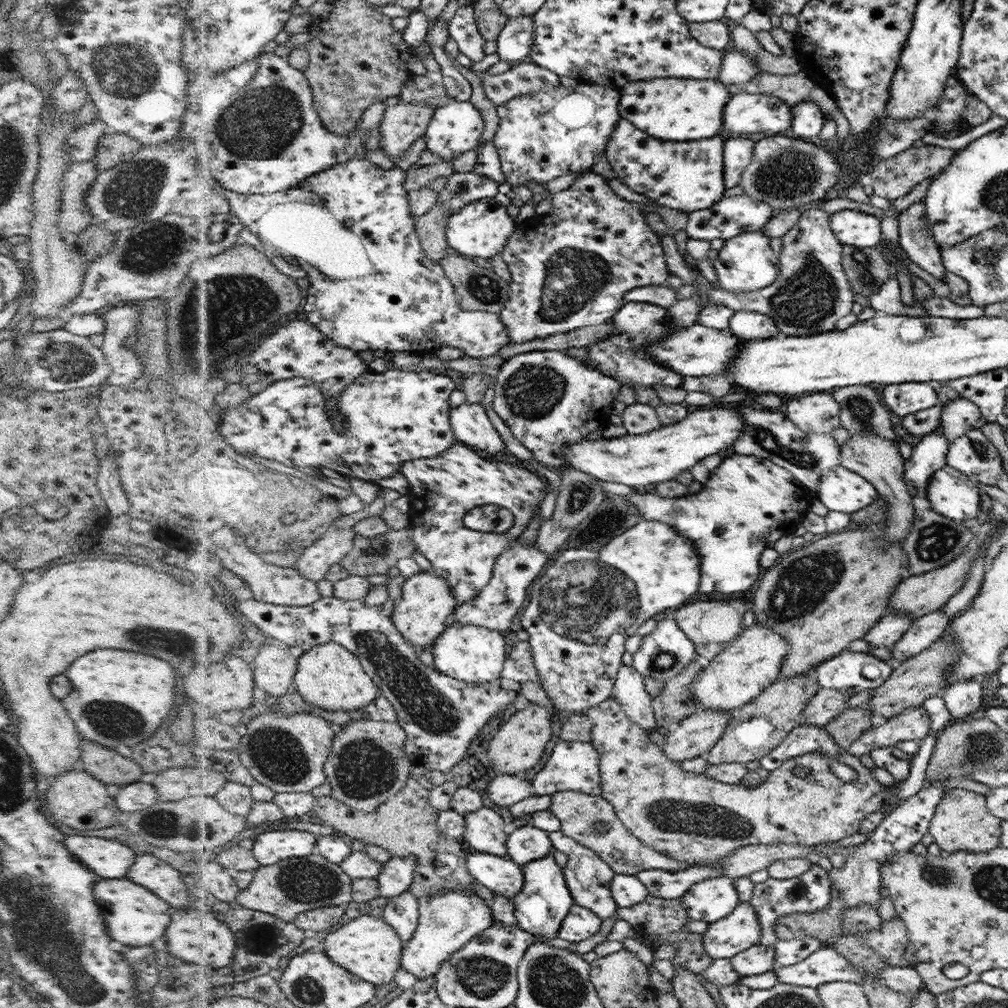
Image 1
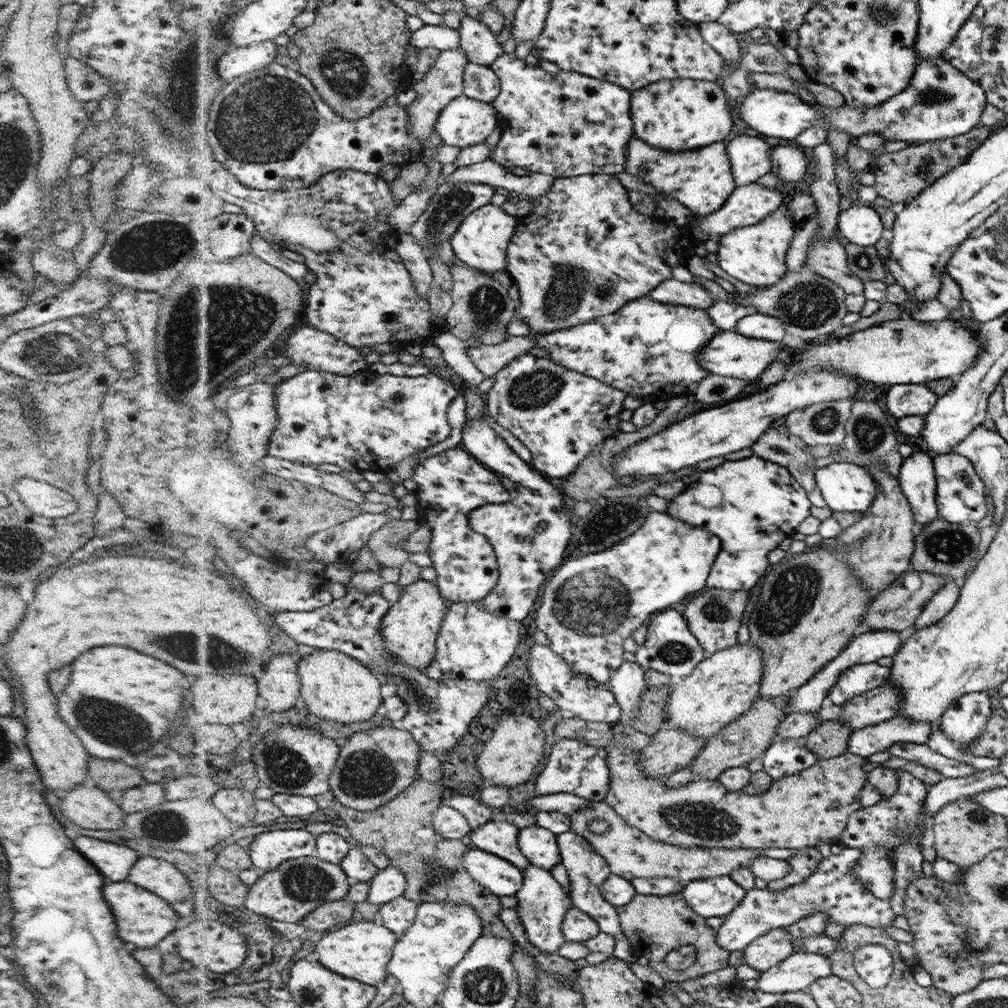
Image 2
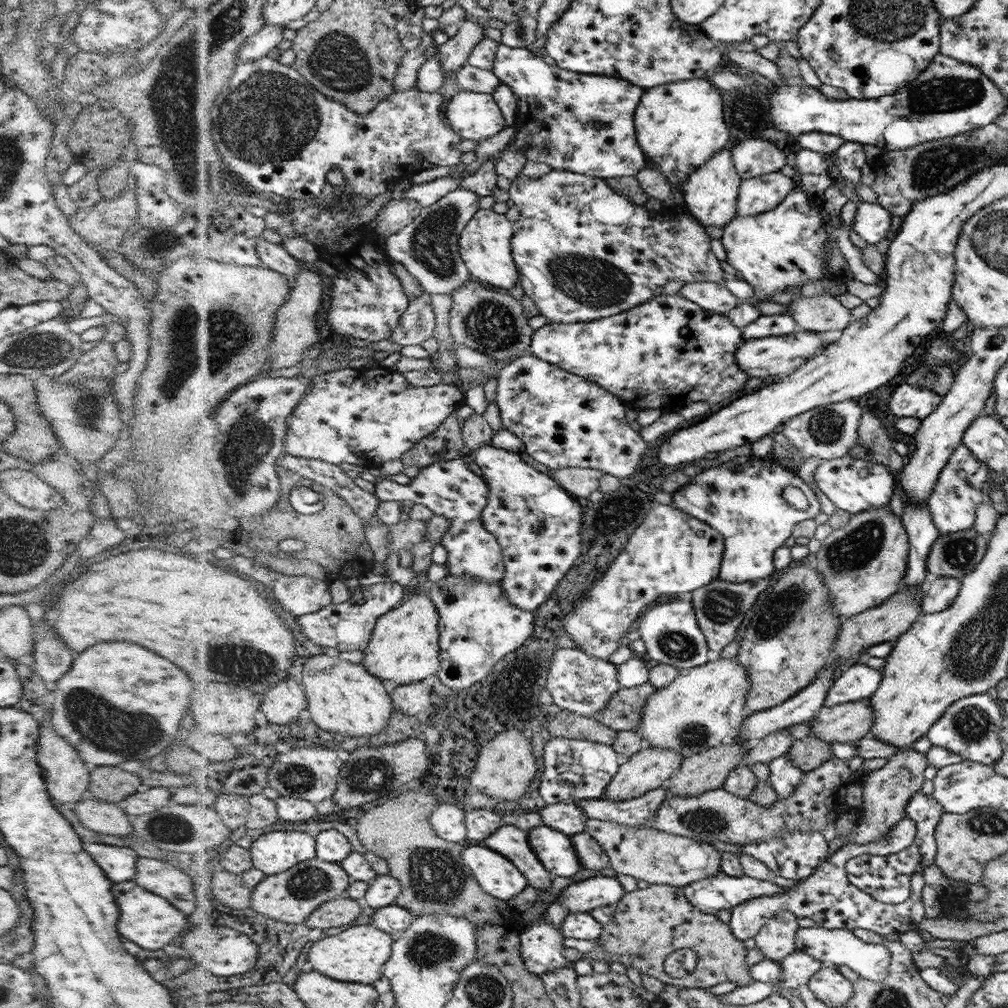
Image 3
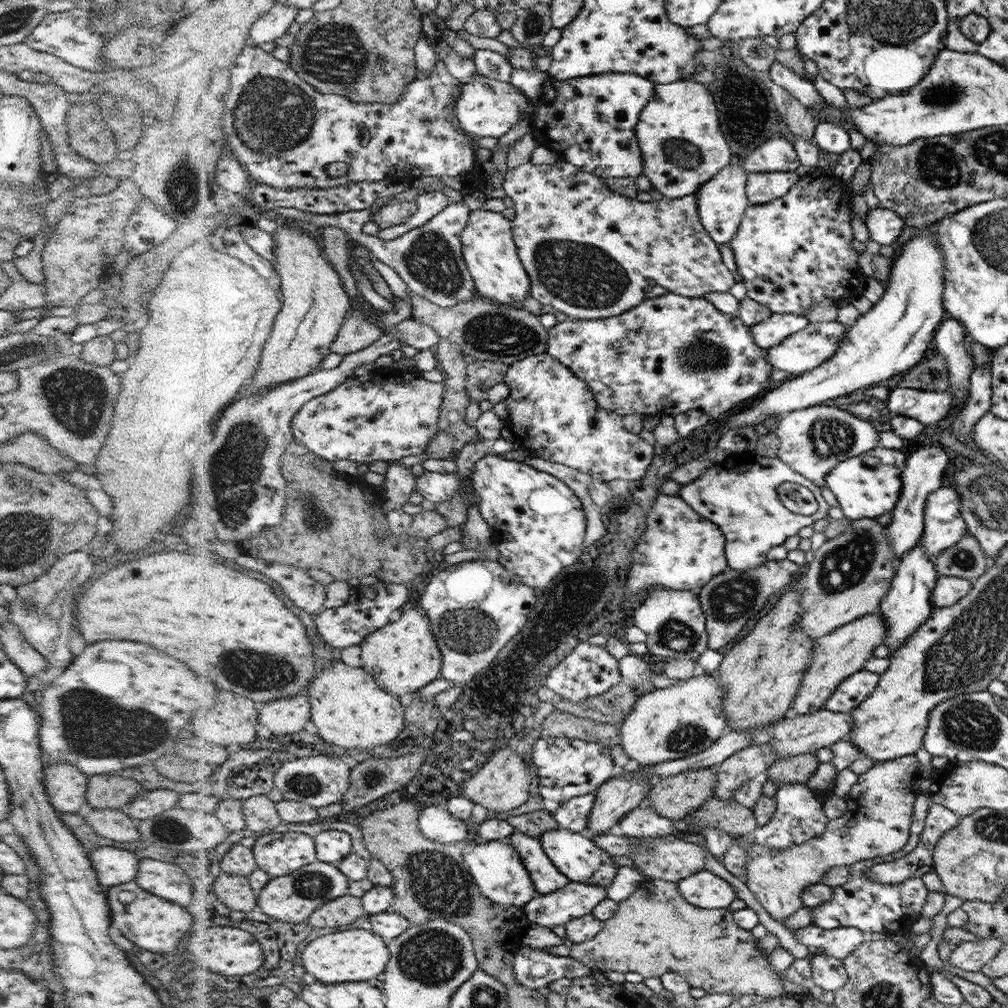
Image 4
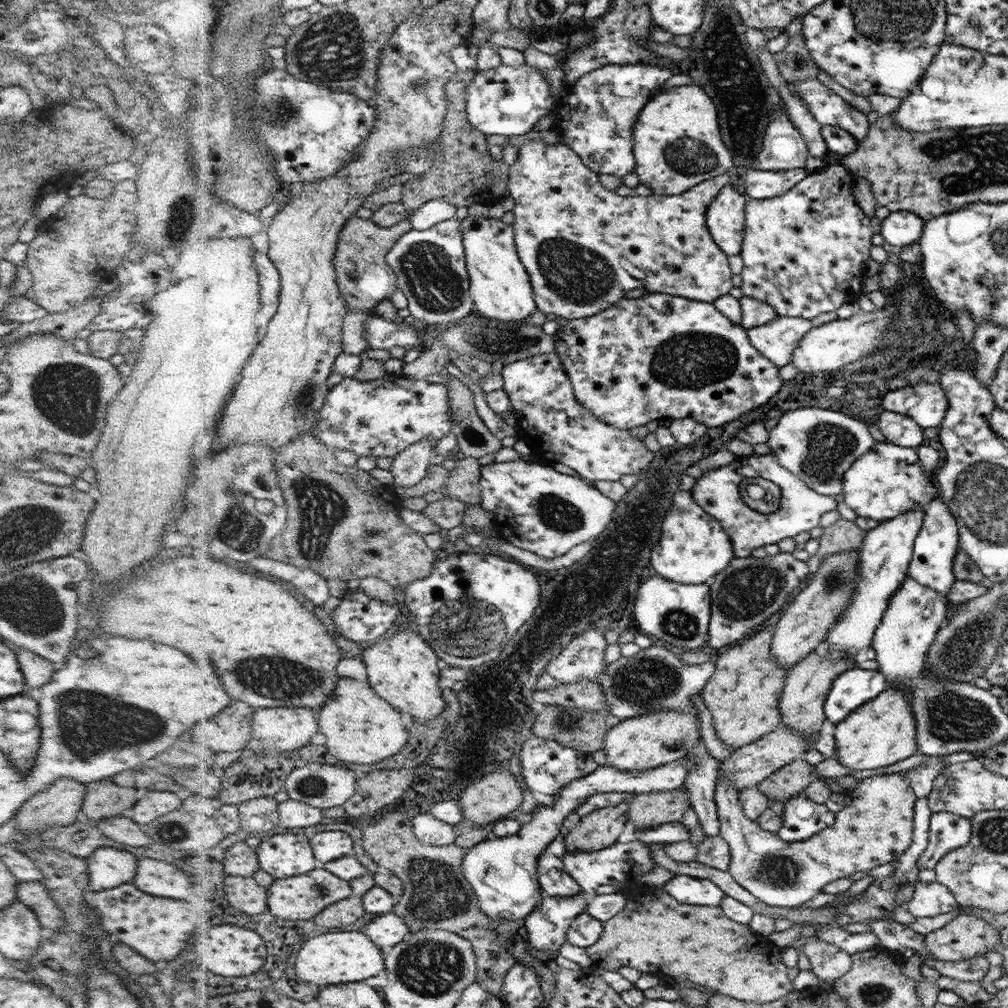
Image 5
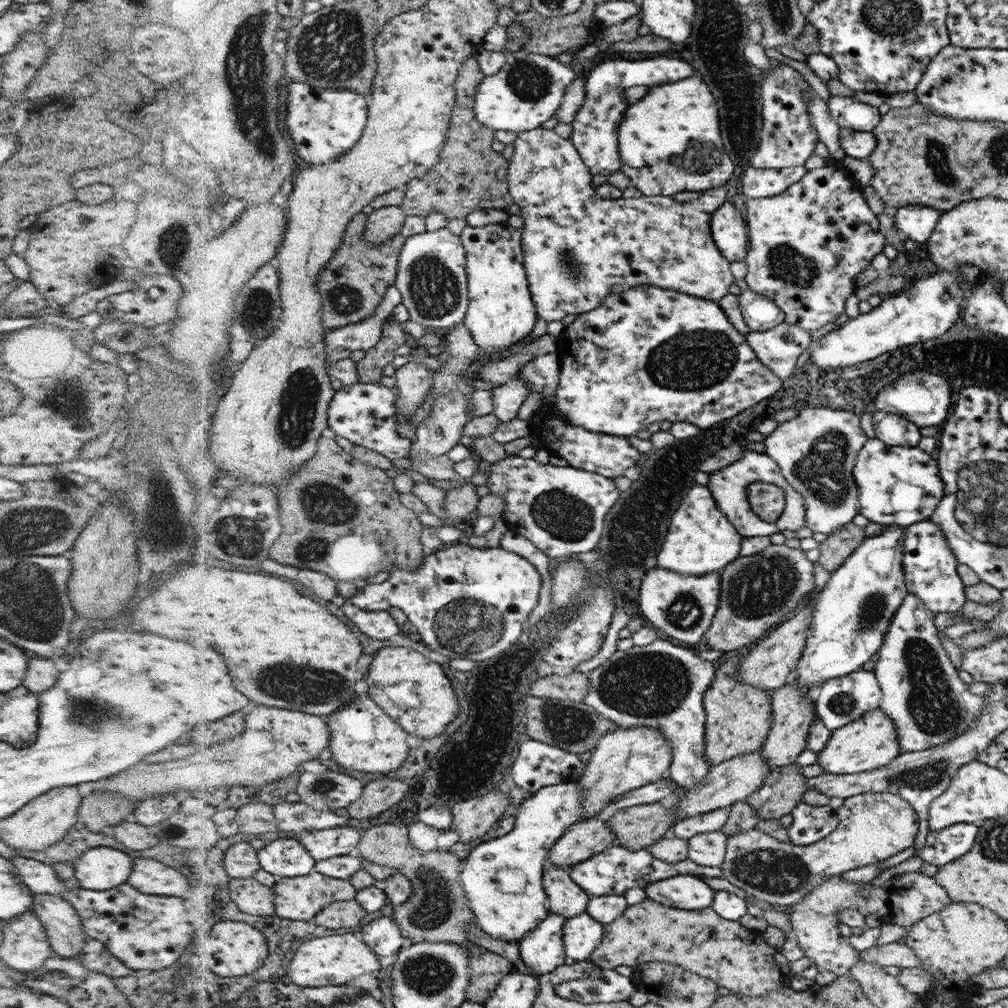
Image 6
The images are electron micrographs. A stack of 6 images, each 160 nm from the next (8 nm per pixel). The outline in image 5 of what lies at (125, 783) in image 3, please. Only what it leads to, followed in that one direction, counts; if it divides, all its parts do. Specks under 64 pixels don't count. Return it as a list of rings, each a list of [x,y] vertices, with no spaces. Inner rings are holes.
[[[94,781],[87,784],[81,810],[96,824],[99,820],[122,814],[126,808],[132,808],[140,796],[134,787],[118,786],[113,781]]]

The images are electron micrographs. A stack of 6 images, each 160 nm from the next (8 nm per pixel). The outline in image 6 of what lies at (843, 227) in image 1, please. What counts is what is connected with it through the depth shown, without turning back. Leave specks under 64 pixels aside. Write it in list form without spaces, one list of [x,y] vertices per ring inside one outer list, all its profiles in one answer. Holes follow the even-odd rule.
[[[914,204],[899,208],[894,215],[894,222],[898,231],[906,233],[909,239],[917,244],[924,243],[933,236],[941,214],[942,210]]]

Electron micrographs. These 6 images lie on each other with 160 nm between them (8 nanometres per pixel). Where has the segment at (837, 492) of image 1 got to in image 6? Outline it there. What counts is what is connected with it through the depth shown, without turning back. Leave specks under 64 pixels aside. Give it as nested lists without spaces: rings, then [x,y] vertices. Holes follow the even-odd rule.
[[[876,437],[865,442],[854,465],[853,475],[857,481],[857,489],[860,491],[862,516],[869,522],[880,525],[909,527],[928,520],[933,517],[937,505],[944,496],[944,482],[941,479],[940,467],[937,465],[935,454],[928,454],[918,447],[890,446]]]

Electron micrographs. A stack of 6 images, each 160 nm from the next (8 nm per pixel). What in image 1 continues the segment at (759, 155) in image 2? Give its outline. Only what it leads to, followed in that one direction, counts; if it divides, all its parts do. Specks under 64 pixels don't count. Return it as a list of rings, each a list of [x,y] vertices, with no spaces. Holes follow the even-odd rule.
[[[740,136],[725,140],[725,187],[734,188],[741,182],[745,168],[753,160],[754,141],[747,136]]]

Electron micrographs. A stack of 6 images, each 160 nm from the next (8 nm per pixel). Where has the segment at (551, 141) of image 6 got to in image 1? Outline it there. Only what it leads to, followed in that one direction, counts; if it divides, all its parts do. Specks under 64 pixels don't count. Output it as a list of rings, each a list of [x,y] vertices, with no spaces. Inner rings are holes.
[[[586,172],[566,190],[554,193],[551,199],[552,212],[542,215],[540,225],[521,225],[520,232],[510,236],[509,243],[502,250],[502,259],[508,266],[512,282],[509,283],[509,301],[500,317],[509,331],[511,342],[530,342],[602,324],[626,304],[624,294],[629,290],[666,284],[670,276],[662,236],[652,231],[633,203],[612,191],[602,175]]]

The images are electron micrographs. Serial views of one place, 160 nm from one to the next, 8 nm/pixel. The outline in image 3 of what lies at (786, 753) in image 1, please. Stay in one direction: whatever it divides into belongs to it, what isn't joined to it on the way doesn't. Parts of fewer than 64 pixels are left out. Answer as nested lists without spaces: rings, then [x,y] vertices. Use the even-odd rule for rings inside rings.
[[[788,755],[772,760],[769,766],[770,776],[767,781],[774,788],[776,794],[778,794],[778,799],[784,800],[784,798],[788,798],[796,790],[796,786],[800,784],[800,780],[804,777],[805,772],[798,770],[788,760]]]

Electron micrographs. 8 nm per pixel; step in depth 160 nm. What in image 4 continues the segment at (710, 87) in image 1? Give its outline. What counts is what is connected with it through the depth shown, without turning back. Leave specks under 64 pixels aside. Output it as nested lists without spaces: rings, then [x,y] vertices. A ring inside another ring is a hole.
[[[690,78],[680,79],[670,84],[657,84],[656,92],[646,110],[641,113],[635,126],[637,141],[644,158],[644,176],[650,179],[653,189],[664,197],[686,197],[695,194],[700,186],[709,181],[726,164],[730,164],[730,147],[726,144],[720,123],[714,96],[704,84],[692,82]]]

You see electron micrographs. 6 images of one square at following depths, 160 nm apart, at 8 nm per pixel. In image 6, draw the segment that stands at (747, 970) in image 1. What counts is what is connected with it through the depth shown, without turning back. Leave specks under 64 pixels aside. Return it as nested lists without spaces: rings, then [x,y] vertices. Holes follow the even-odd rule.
[[[868,792],[844,800],[837,810],[838,826],[818,842],[806,846],[782,842],[754,827],[727,837],[722,876],[748,895],[791,906],[809,896],[817,886],[839,874],[880,863],[914,845],[918,815],[912,805],[890,792]]]

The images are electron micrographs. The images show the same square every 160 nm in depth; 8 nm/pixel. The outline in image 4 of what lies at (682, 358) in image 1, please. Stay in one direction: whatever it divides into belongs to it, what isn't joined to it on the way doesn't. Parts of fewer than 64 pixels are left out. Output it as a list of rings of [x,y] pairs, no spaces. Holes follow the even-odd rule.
[[[817,322],[810,323],[804,329],[791,334],[780,345],[765,349],[766,360],[774,369],[786,371],[790,377],[812,372],[817,369],[824,361],[830,360],[833,354],[840,348],[841,338],[845,337],[848,327],[840,322]]]

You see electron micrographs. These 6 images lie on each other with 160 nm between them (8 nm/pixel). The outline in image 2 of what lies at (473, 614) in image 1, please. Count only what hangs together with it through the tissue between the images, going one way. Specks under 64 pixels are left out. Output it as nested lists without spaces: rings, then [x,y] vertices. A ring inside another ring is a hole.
[[[486,416],[469,421],[467,418],[461,433],[461,443],[479,463],[518,485],[511,500],[478,507],[469,518],[472,529],[486,535],[492,543],[500,568],[496,586],[477,603],[494,616],[523,620],[536,604],[538,588],[564,563],[564,552],[572,538],[570,514],[562,494],[508,448],[508,444],[490,428]]]

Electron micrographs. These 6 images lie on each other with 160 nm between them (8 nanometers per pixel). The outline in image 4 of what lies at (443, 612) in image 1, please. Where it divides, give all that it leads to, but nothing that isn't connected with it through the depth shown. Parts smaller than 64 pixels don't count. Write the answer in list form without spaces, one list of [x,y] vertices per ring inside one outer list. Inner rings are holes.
[[[422,607],[408,609],[389,625],[372,633],[362,644],[364,668],[372,673],[379,683],[394,696],[404,696],[404,694],[416,695],[420,689],[437,681],[443,675],[445,656],[433,630],[433,622],[429,614]]]

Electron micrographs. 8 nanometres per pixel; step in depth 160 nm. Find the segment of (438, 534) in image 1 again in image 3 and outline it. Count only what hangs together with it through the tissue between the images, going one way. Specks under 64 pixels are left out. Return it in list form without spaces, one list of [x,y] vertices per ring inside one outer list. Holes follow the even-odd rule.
[[[460,457],[432,463],[423,467],[408,485],[394,480],[381,479],[376,484],[376,494],[382,501],[413,500],[430,508],[435,517],[446,517],[450,526],[443,538],[447,552],[448,572],[451,576],[475,576],[488,584],[500,583],[505,578],[504,552],[494,534],[484,527],[482,512],[489,504],[489,486],[476,476]]]

